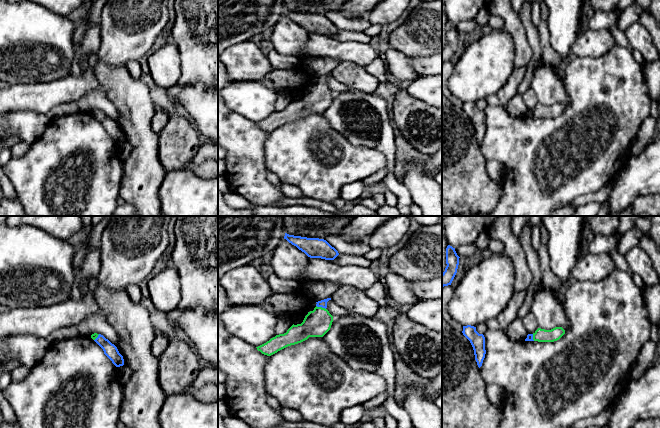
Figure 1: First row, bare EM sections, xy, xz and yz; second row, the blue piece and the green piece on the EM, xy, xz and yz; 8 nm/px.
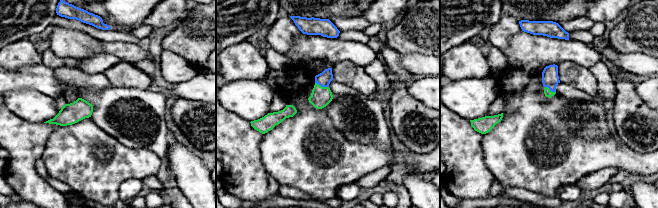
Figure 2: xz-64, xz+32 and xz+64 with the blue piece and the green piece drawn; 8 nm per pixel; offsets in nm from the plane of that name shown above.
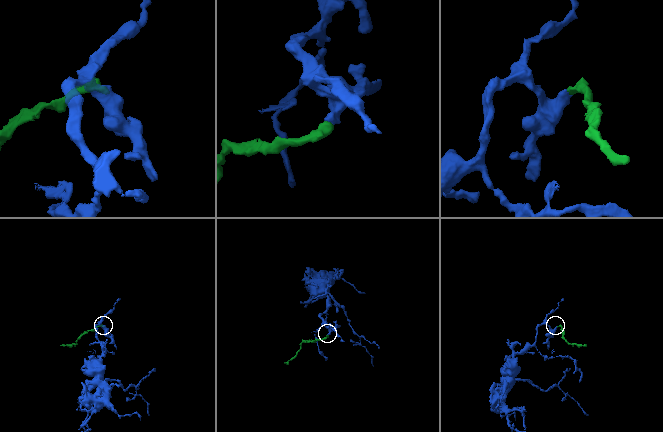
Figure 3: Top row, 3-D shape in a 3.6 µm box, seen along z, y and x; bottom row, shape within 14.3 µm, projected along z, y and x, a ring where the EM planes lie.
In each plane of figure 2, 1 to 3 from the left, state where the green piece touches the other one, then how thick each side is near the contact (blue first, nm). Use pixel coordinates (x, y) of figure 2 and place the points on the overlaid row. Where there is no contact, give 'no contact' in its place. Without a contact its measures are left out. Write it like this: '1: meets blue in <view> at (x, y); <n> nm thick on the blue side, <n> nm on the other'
1: no contact
2: meets blue in xz+32 at (322, 86); 110 nm thick on the blue side, 160 nm on the other
3: meets blue in xz+64 at (550, 89); 140 nm thick on the blue side, 60 nm on the other

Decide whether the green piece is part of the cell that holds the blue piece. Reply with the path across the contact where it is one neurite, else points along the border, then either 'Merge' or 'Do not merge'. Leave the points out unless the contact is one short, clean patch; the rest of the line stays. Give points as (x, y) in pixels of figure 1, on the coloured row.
Path across: xz (323, 303), (321, 306), (320, 320), (317, 323). Merge

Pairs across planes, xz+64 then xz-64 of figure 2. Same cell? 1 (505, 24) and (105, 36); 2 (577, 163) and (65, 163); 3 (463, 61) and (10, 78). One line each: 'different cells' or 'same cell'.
1: different cells
2: same cell
3: different cells

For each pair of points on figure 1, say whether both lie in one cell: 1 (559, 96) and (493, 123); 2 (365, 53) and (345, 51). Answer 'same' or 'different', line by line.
1: different
2: same

